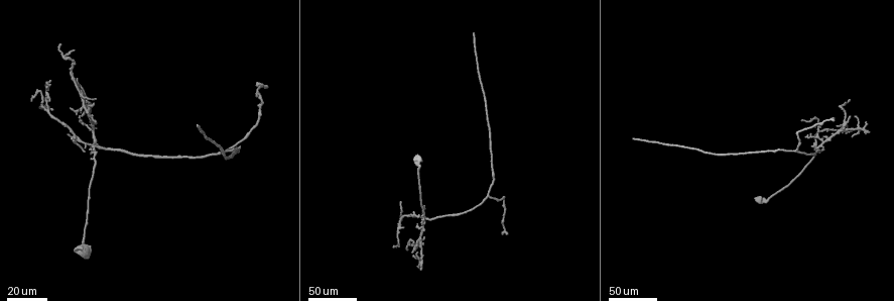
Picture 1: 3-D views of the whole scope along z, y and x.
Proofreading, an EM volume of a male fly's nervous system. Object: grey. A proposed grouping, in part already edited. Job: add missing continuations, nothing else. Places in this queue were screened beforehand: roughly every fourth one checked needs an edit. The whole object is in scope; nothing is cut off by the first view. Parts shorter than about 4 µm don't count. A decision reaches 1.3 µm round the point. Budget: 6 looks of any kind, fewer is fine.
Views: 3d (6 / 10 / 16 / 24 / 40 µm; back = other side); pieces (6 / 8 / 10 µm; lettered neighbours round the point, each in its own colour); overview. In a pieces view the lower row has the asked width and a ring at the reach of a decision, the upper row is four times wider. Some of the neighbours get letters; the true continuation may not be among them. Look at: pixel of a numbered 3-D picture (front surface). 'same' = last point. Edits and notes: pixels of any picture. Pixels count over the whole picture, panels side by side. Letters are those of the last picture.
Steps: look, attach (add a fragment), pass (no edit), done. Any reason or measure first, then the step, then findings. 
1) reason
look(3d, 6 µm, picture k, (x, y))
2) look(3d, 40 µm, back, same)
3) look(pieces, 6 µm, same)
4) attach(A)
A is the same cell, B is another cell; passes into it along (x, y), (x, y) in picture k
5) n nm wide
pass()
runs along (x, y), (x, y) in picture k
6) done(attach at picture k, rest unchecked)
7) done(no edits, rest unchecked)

branch stops here
look(3d, 24 µm, picture 1, (473, 32))

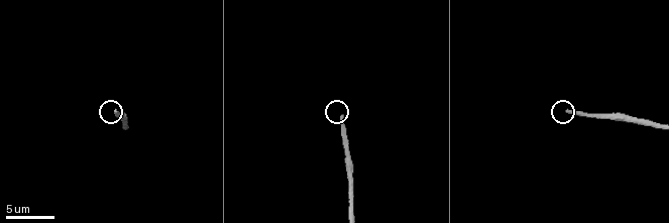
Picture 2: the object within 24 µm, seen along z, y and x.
see the neighbours
look(pieces, 6 µm, picture 2, (570, 110))

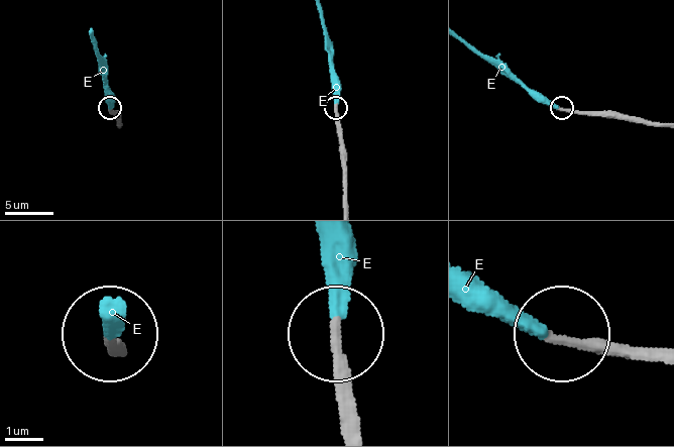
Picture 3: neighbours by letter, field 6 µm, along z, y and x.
220 nm wide
attach(E)
E is the same cell; passes into it along (650, 356), (538, 337), (470, 305) in picture 3; it goes on there

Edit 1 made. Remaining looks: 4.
thin end
look(3d, 24 µm, picture 1, (425, 238))

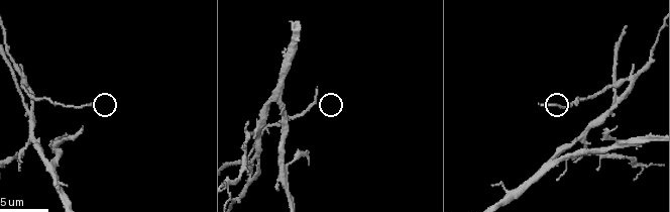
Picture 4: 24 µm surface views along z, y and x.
look(pieces, 6 µm, picture 4, (316, 88))

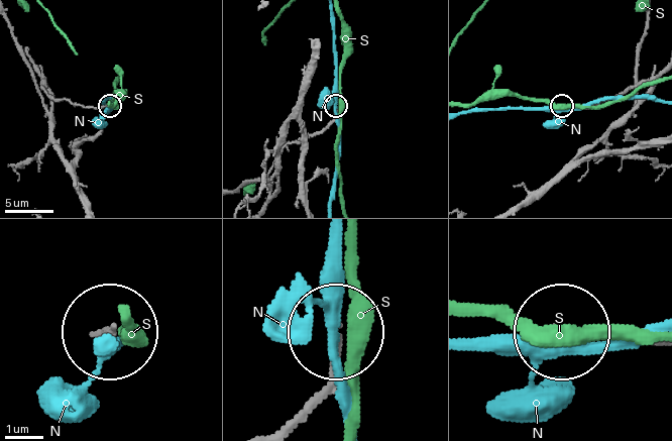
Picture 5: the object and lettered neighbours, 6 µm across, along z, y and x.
150 nm wide
pass()
N and S are other cells; no lettered fragment goes on from it

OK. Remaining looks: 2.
thin end
look(3d, 24 µm, picture 1, (422, 269))

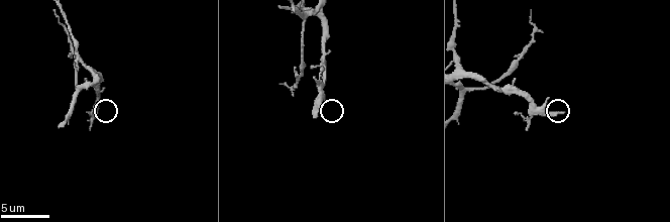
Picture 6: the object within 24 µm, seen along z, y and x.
look(pieces, 6 µm, picture 6, (315, 114))

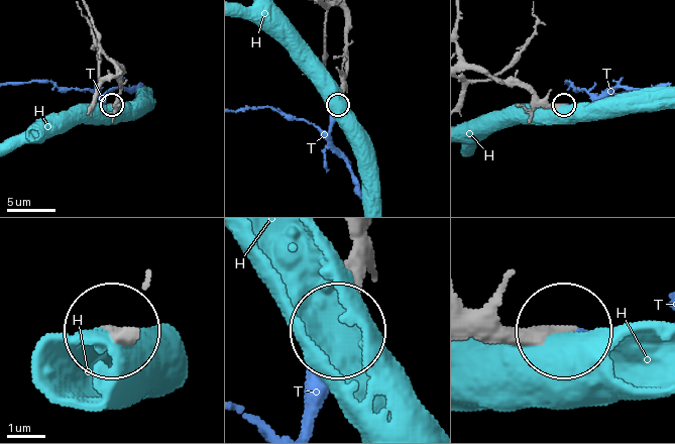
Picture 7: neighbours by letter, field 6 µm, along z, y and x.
190 nm wide
attach(T)
T is the same cell, H is another cell; the cell continues

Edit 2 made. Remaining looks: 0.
done(attach at picture 3, attach at picture 7, rest unchecked)

